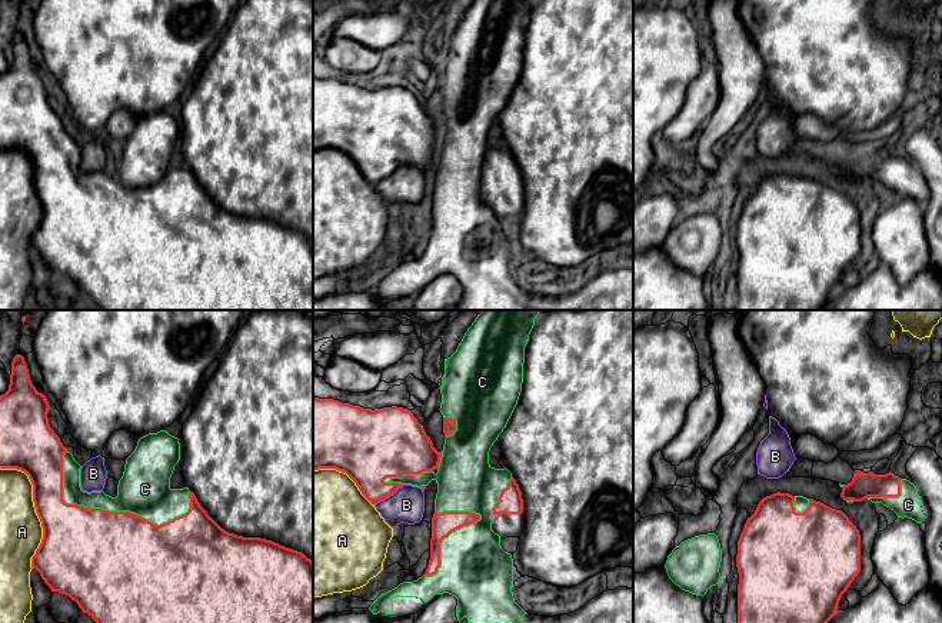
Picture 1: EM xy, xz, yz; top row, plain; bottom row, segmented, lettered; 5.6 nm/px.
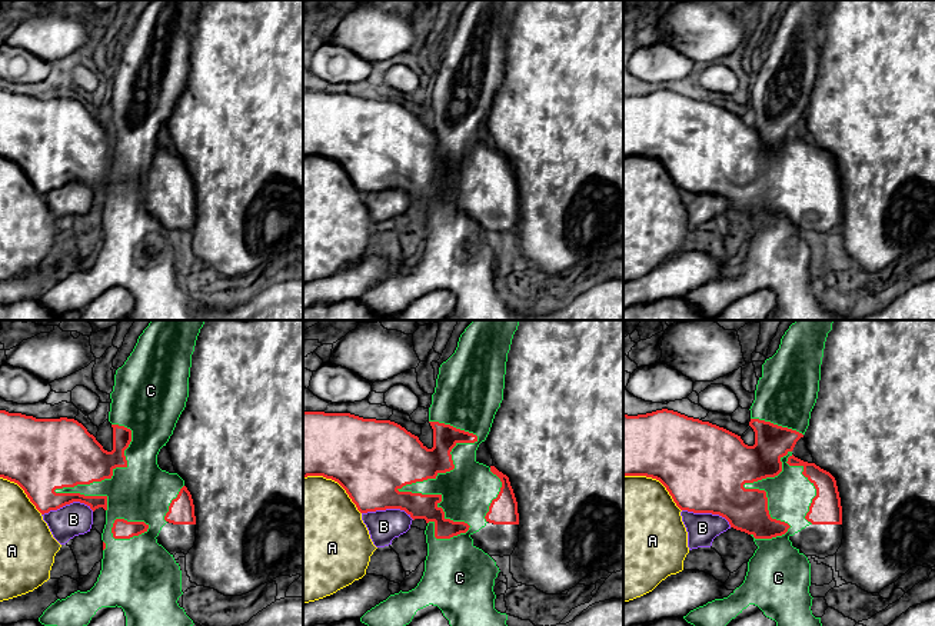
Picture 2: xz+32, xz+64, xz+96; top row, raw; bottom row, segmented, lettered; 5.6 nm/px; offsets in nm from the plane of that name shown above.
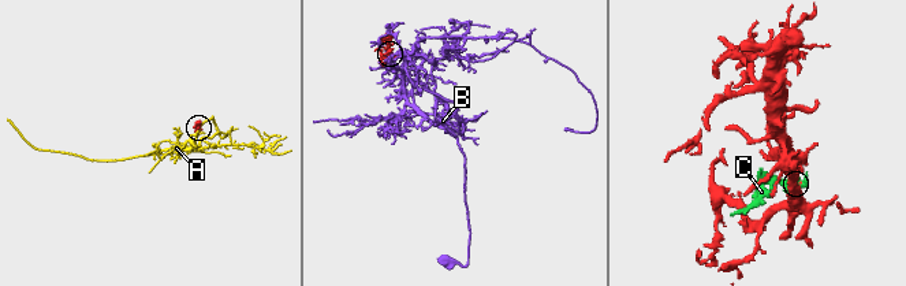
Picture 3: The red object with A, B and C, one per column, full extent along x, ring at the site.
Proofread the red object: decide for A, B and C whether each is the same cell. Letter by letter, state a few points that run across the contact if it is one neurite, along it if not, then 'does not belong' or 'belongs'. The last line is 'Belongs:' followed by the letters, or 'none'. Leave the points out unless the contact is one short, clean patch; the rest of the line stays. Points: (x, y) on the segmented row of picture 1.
A: does not belong
B: does not belong
C: does not belong
Belongs: none

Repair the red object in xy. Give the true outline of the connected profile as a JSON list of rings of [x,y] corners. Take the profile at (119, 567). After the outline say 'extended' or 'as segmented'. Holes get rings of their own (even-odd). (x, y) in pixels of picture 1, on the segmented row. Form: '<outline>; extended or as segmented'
[[[16,354],[11,362],[9,390],[0,396],[0,469],[21,470],[33,484],[33,502],[41,522],[43,539],[36,554],[31,557],[31,567],[40,573],[51,592],[69,596],[96,623],[313,623],[313,562],[302,552],[280,546],[272,540],[243,537],[226,532],[200,506],[193,492],[189,492],[189,512],[160,526],[130,512],[109,512],[67,504],[63,500],[63,454],[69,450],[49,424],[49,409],[50,404],[46,396],[39,393],[30,380],[24,357]]]; as segmented

